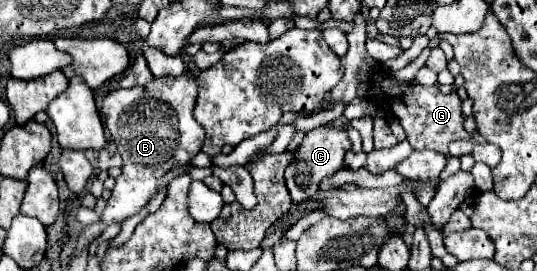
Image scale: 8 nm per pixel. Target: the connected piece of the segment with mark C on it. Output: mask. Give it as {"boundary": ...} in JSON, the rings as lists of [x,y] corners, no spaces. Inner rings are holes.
{"boundary":[[[316,127],[306,133],[304,141],[296,149],[294,161],[286,169],[286,187],[290,191],[292,203],[298,205],[310,195],[316,195],[322,179],[332,177],[338,169],[342,169],[344,163],[344,153],[350,149],[350,139],[344,129],[334,129],[334,127]]]}

